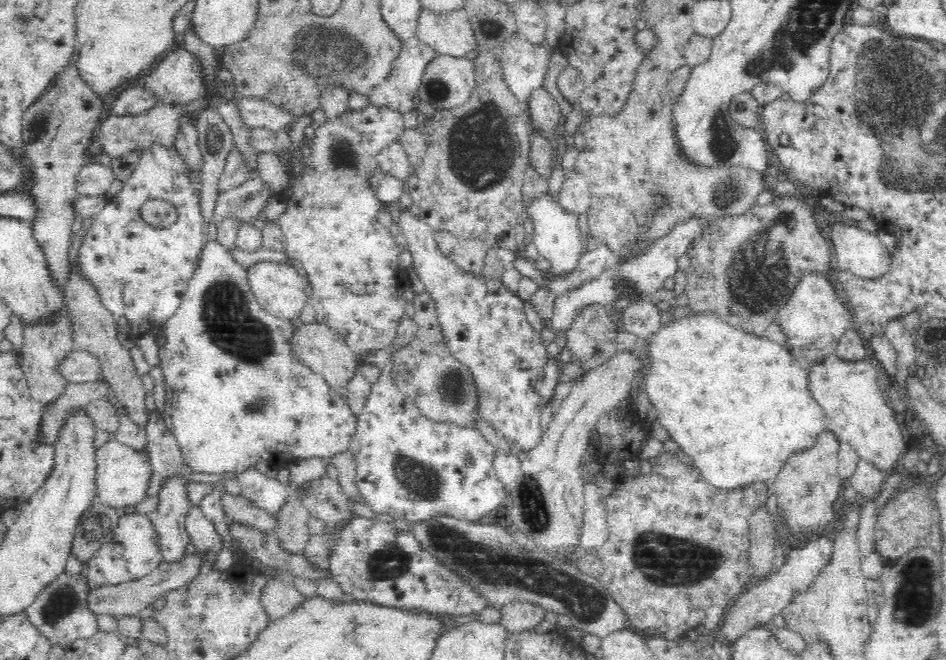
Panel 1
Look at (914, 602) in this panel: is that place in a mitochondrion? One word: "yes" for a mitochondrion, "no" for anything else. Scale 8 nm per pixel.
yes

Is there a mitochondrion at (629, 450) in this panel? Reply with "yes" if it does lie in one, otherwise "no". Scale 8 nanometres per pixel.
no

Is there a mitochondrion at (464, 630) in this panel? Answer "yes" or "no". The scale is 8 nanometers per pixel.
no

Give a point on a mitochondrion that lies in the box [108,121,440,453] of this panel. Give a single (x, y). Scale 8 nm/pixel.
(220, 310)

